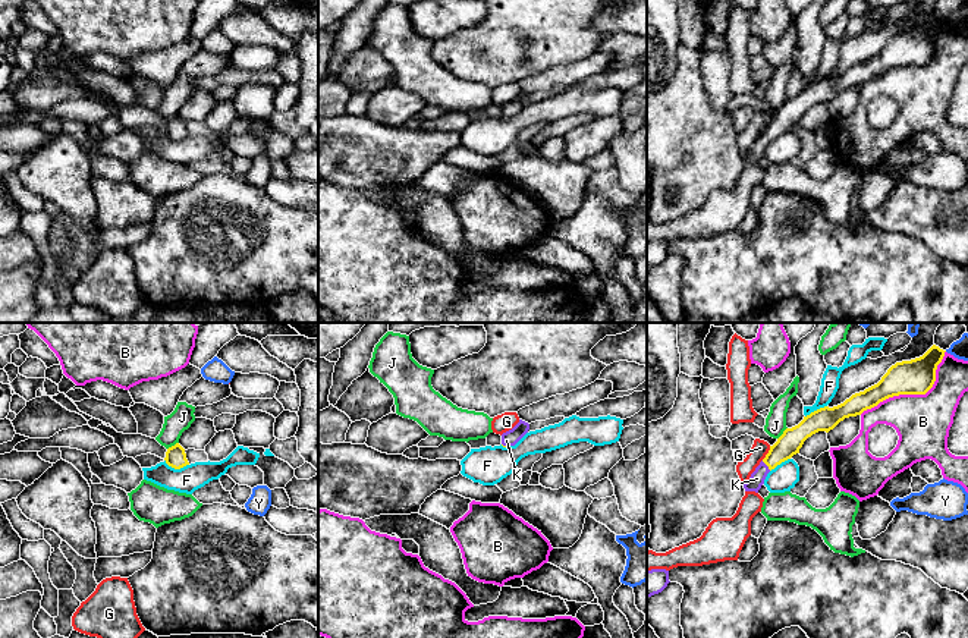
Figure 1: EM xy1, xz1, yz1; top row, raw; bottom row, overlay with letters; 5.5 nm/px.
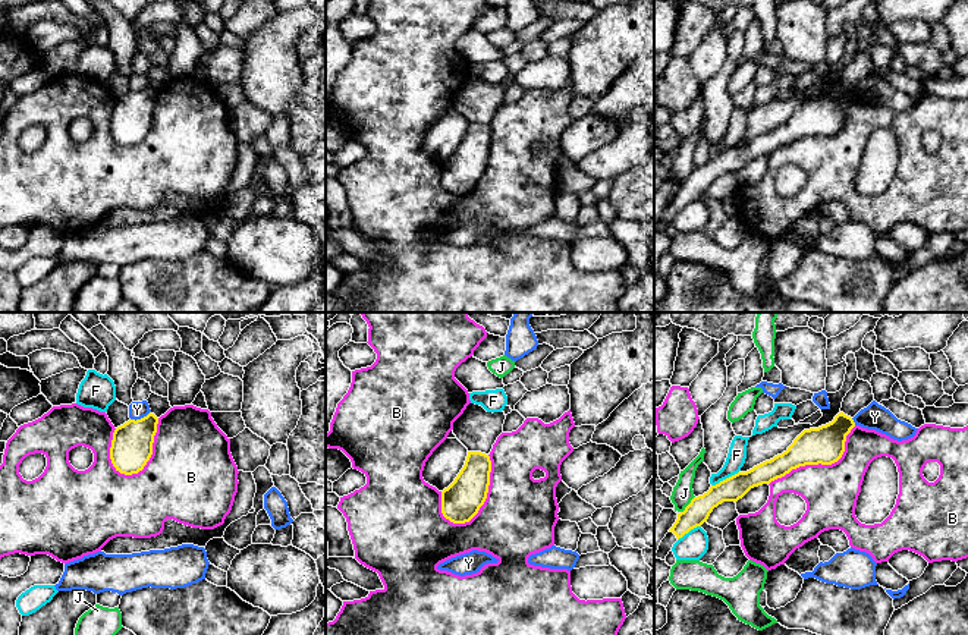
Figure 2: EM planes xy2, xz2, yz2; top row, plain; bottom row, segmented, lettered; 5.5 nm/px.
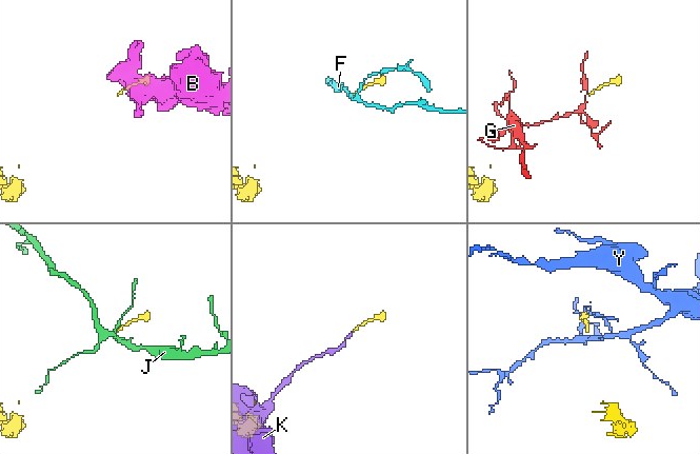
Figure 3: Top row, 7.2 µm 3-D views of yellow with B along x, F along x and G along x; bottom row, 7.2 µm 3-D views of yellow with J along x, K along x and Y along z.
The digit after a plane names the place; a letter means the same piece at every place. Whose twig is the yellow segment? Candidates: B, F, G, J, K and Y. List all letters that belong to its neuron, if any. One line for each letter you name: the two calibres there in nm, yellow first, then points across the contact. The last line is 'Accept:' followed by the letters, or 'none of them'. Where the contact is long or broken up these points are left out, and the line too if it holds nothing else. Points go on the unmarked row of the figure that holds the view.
K: calibres 130 and 80 nm
Accept: K

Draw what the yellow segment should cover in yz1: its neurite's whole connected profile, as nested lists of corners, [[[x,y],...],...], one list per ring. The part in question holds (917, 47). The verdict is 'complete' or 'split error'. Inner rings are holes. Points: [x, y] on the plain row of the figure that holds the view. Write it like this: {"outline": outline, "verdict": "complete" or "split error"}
{"outline": [[[933,16],[920,29],[896,34],[877,56],[852,66],[837,78],[820,79],[804,88],[798,97],[786,100],[777,113],[770,117],[766,129],[744,155],[745,163],[758,164],[767,145],[799,125],[804,113],[813,106],[818,103],[829,104],[845,89],[861,87],[864,82],[877,78],[889,69],[899,66],[925,66],[936,53],[936,41],[945,23],[946,22]]], "verdict": "split error"}

